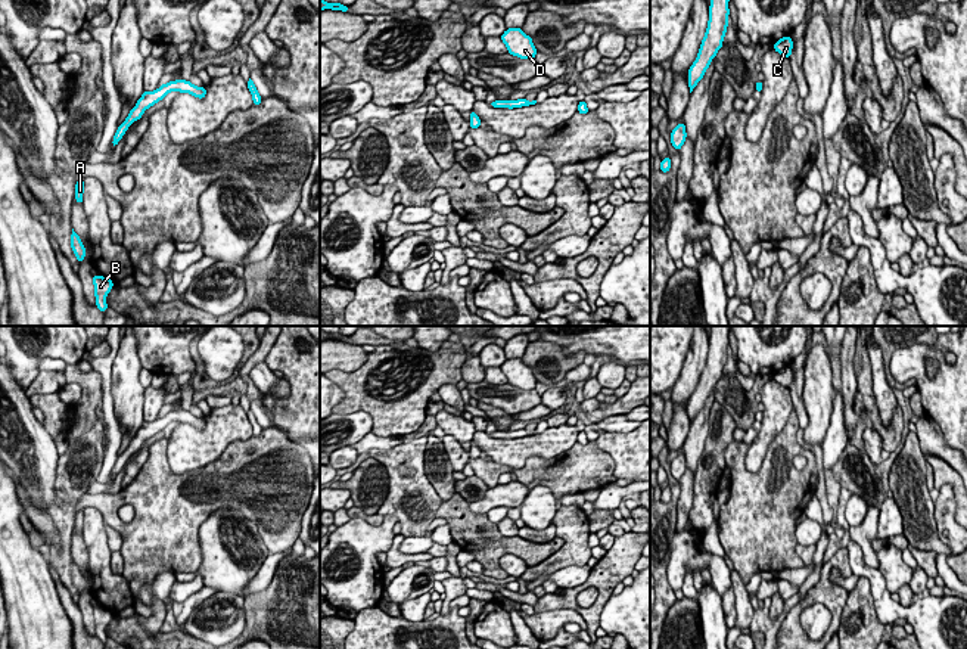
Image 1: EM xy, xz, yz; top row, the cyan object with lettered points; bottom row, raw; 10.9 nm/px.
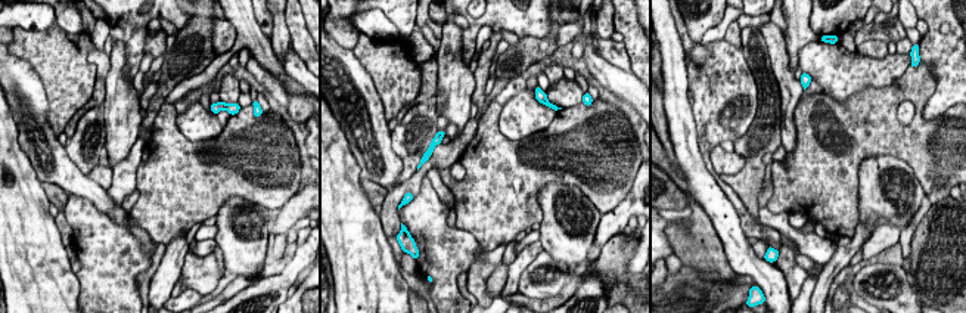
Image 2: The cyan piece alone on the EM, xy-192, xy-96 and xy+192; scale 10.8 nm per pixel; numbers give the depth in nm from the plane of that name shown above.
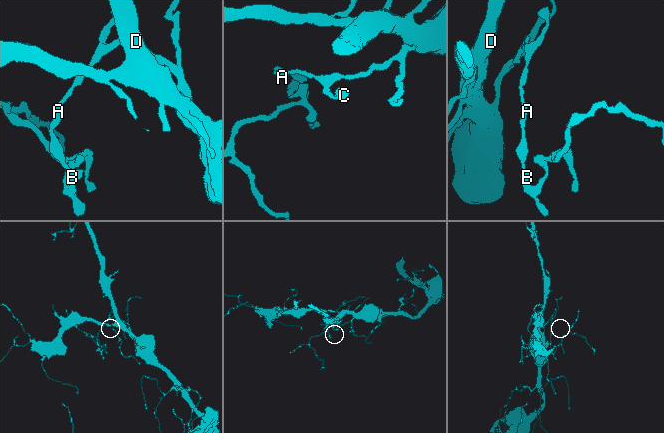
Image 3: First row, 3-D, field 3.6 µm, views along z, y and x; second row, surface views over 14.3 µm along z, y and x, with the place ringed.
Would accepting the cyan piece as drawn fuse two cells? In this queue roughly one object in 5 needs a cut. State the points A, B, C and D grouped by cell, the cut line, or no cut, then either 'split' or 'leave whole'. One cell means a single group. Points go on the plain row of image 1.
A B C D; no cut; leave whole

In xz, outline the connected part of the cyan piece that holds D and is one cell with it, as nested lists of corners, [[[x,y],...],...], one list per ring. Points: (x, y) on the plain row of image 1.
[[[509,358],[500,369],[506,375],[510,385],[526,391],[535,389],[537,379],[532,369],[526,366],[522,358]]]

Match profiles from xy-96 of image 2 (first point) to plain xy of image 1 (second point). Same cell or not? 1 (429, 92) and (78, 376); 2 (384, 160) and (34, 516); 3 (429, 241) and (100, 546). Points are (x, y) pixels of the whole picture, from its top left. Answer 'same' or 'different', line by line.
1: same
2: different
3: same

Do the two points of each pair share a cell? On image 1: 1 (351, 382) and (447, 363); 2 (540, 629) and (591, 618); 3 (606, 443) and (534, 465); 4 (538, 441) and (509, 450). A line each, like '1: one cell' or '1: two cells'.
1: one cell
2: two cells
3: two cells
4: one cell

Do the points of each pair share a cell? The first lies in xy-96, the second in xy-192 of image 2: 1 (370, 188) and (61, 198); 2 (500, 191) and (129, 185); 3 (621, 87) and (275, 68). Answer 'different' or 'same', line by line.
1: same
2: different
3: same

